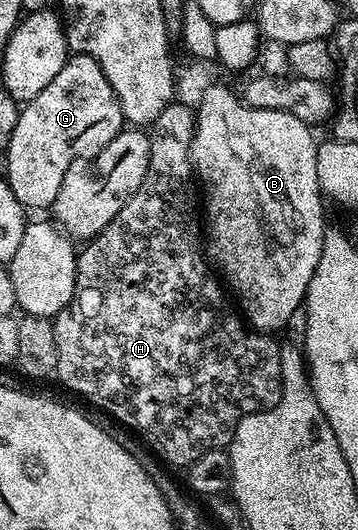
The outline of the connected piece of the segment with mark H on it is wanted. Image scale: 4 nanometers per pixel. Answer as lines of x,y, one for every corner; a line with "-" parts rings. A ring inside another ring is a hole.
181,101
170,103
164,109
164,113
160,113
160,117
156,117
156,121
148,131
150,136
148,173
144,177
140,189
136,189
136,193
126,202
124,209
120,209
120,213
116,213
116,217
112,217
110,224
96,238
83,246
86,248
81,248
78,251
78,276
76,277
74,299
52,320
56,333
56,349
58,350
56,379
59,379
68,390
94,399
96,406
103,407
112,418
119,419
122,425
129,428
131,432
141,436
147,448
157,458
159,455
163,459
163,461
161,460
163,464
171,463
172,466
182,467
182,469
189,468
190,464
196,462
204,453
225,448
234,435
236,425
244,416
272,409
282,396
279,340
247,326
243,316
232,306
223,284
217,278
214,280
206,276
208,260
202,248
204,231
200,226
200,199
197,194
194,194
195,196
186,195
186,190
190,187
190,179
192,183
195,178
194,168
190,165
190,142
194,136
195,118
195,112
191,108
189,111

